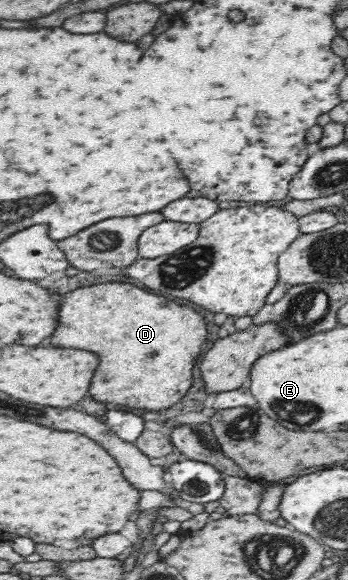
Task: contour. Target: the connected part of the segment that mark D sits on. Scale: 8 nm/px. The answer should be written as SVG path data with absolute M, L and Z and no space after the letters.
M114 281L78 288L64 294L58 304L58 323L50 345L64 349L84 349L98 355L100 361L90 385L90 395L94 401L145 411L161 411L172 407L191 387L192 367L196 365L206 341L207 325L202 315L134 284Z

